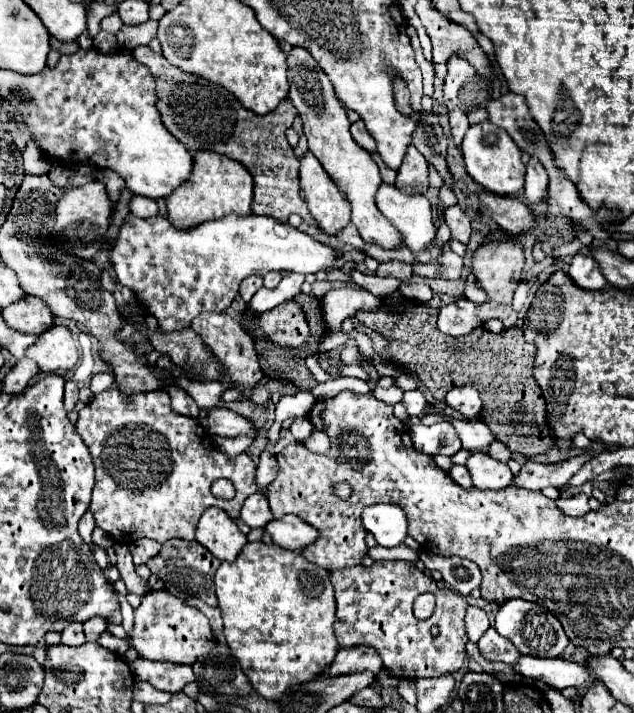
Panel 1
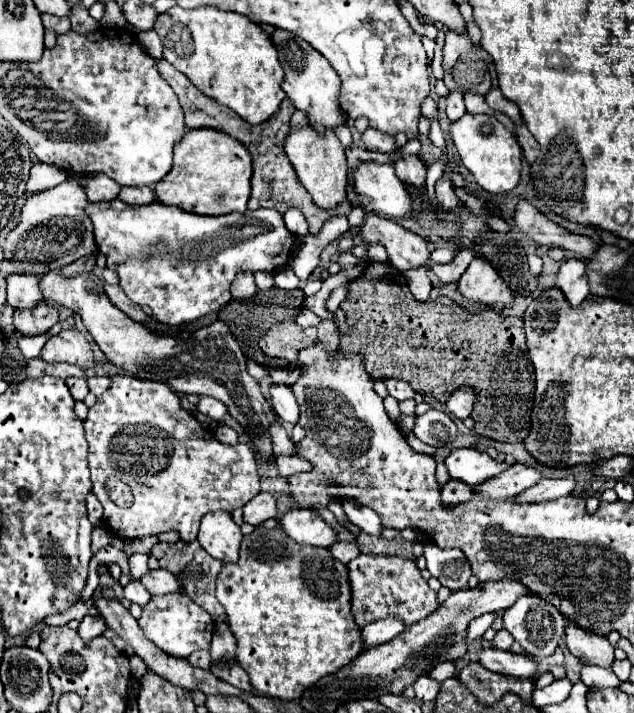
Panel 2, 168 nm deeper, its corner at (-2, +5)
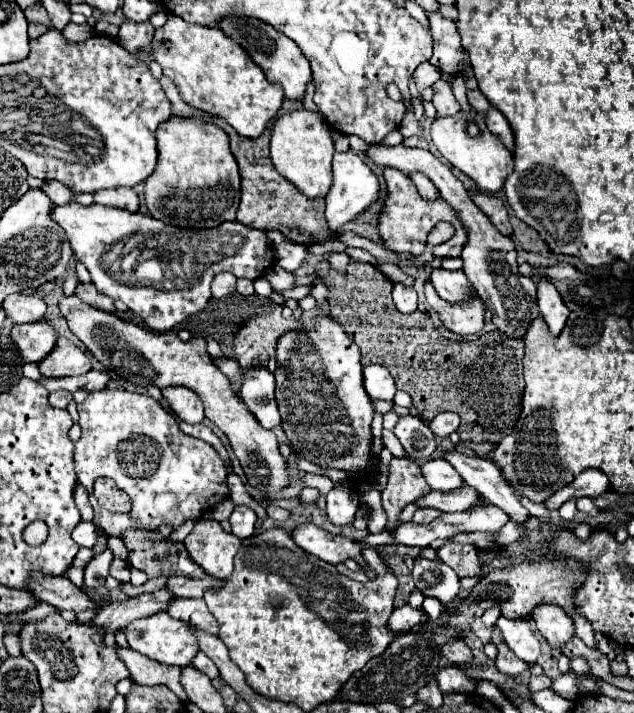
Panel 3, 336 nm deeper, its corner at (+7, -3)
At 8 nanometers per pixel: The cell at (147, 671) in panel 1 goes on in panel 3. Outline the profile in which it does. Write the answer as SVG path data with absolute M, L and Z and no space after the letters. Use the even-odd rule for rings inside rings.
M199 652L199 654L193 658L191 666L193 666L193 668L197 668L199 672L207 674L209 678L215 678L215 676L219 676L219 670L217 670L217 666L215 666L215 664L209 660L209 656L205 656L203 652Z

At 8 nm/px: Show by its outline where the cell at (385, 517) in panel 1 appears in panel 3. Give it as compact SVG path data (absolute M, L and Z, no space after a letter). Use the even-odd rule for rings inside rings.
M335 486L327 496L327 516L335 526L351 526L359 506L357 494L349 486Z

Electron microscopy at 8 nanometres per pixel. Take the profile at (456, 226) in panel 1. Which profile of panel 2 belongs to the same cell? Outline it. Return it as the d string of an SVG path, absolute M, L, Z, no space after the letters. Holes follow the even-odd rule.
M438 178L438 182L436 182L436 200L440 202L440 206L444 210L456 210L458 208L460 200L458 200L458 196L454 192L454 186L450 184L448 178Z

